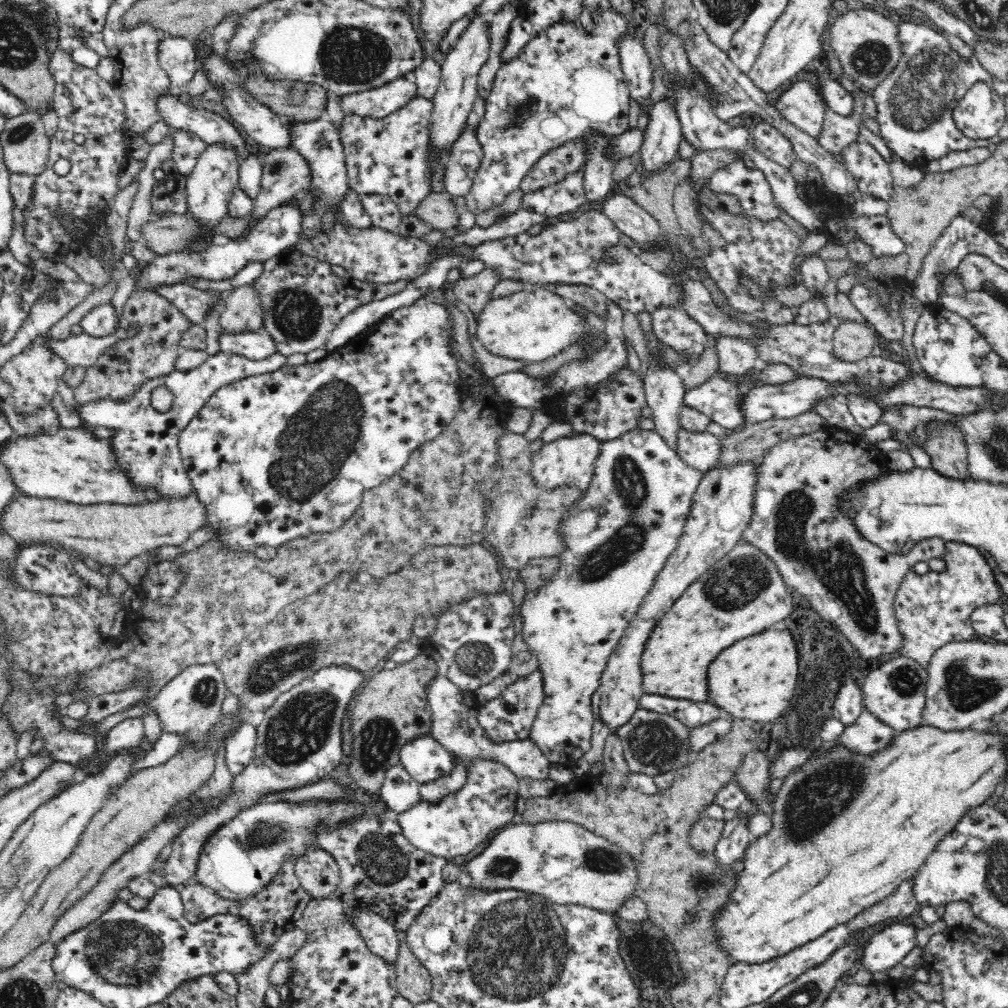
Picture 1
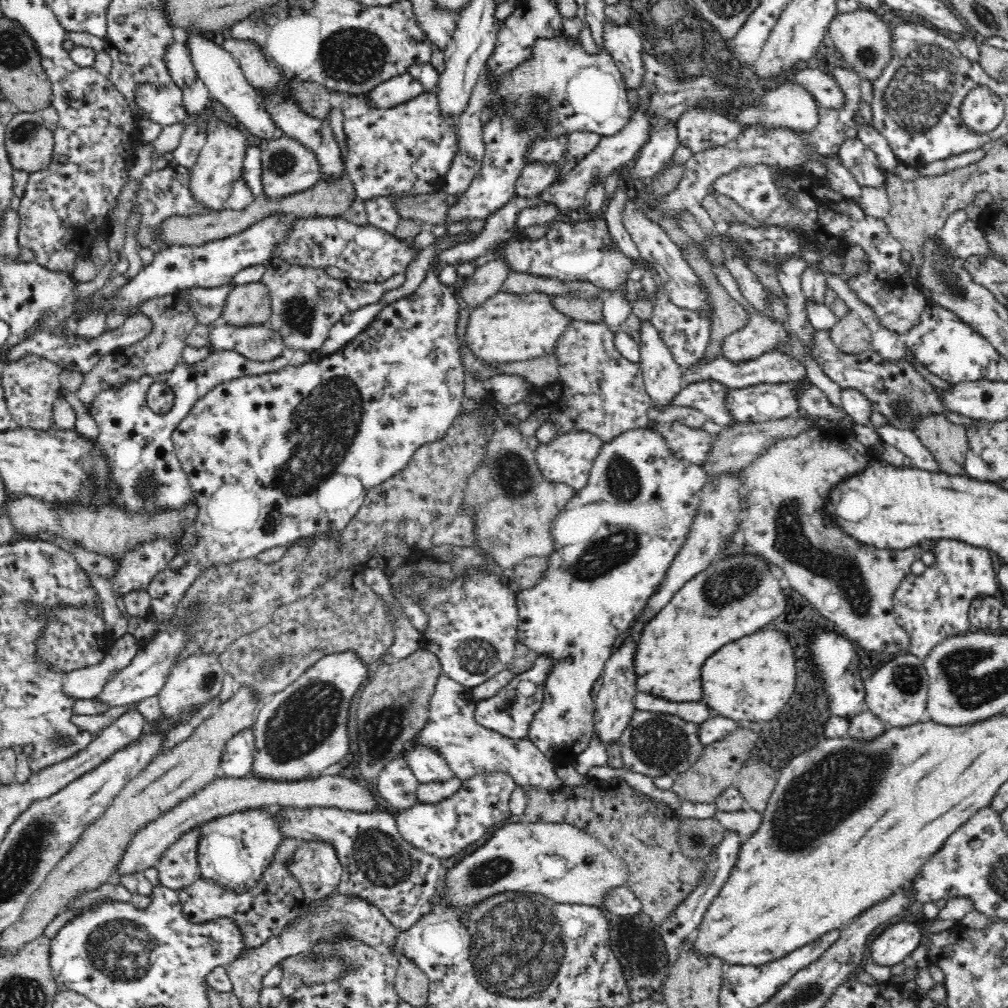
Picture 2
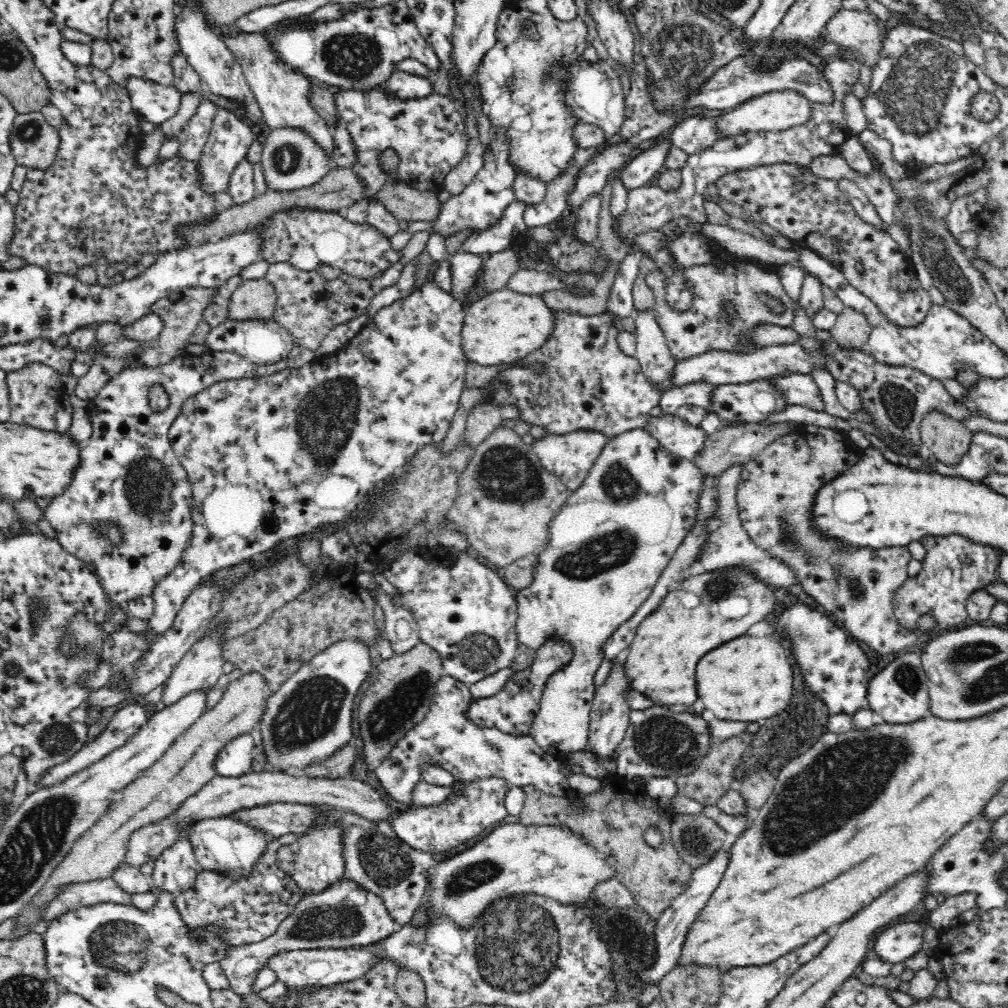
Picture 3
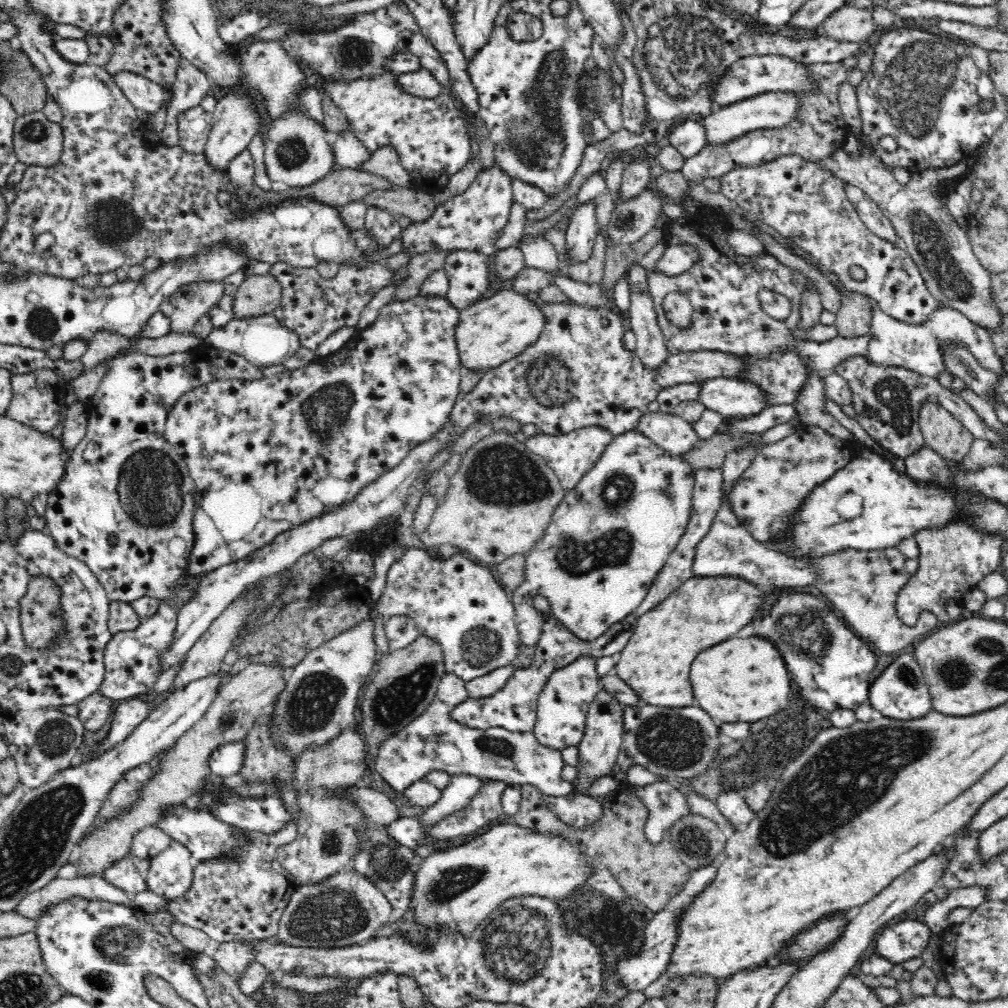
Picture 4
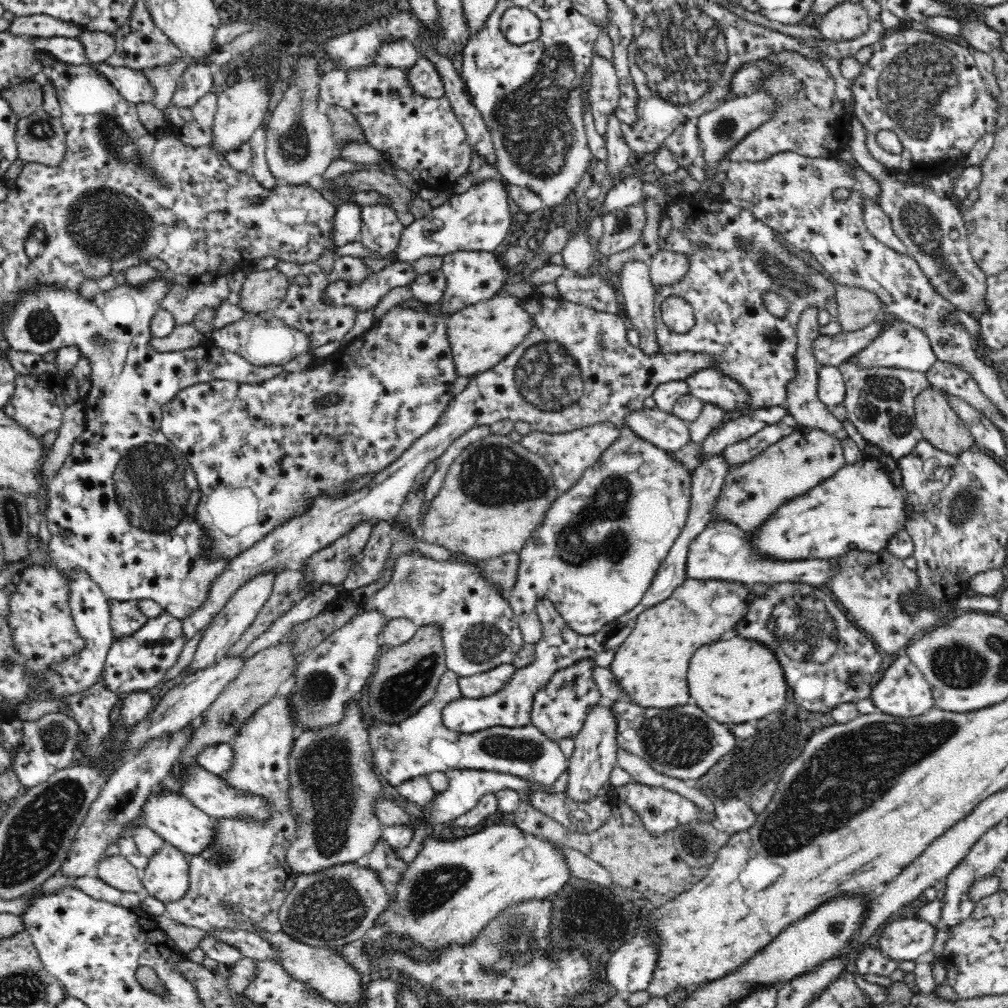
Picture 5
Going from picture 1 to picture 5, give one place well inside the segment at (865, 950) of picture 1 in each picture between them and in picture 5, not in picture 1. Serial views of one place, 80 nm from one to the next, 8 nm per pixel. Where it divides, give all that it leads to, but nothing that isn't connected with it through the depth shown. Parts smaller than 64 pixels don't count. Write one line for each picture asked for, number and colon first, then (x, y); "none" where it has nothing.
2: (898, 941)
3: (895, 944)
4: (904, 940)
5: (904, 939)

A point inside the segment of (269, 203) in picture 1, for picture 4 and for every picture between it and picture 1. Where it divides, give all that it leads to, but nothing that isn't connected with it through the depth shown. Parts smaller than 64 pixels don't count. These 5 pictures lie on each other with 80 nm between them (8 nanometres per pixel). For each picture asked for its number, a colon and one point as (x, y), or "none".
2: (287, 167)
3: (291, 160)
4: (296, 153)

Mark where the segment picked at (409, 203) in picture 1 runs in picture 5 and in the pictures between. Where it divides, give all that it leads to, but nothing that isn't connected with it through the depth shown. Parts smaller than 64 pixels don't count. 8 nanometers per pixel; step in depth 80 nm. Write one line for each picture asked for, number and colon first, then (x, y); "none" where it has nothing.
2: (406, 151)
3: (427, 134)
4: (432, 142)
5: (422, 135)

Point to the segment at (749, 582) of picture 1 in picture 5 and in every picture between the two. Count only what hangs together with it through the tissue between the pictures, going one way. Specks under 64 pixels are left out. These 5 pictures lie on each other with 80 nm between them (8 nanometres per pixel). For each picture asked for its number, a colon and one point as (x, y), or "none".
2: (736, 595)
3: (706, 610)
4: (704, 610)
5: (651, 666)

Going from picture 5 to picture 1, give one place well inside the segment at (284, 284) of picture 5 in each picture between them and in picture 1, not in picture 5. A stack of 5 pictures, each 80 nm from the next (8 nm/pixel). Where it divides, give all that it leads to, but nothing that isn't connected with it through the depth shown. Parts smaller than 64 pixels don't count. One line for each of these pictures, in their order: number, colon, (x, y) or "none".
1: (242, 313)
2: (247, 305)
3: (254, 299)
4: (258, 295)

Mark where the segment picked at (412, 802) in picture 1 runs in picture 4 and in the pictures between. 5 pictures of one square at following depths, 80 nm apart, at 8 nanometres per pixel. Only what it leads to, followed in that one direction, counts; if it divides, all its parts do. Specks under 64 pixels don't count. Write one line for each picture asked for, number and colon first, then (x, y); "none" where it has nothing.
2: (396, 784)
3: (447, 737)
4: (434, 741)

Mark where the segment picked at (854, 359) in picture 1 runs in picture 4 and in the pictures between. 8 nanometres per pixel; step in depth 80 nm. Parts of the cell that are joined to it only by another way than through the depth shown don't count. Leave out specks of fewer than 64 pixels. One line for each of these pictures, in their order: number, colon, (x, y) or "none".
2: (851, 335)
3: (852, 331)
4: (853, 319)

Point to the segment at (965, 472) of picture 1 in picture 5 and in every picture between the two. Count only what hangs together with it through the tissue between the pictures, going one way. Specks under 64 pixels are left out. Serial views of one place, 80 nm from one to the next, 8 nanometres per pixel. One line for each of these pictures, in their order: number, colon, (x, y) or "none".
2: (947, 442)
3: (946, 439)
4: (949, 438)
5: (939, 424)

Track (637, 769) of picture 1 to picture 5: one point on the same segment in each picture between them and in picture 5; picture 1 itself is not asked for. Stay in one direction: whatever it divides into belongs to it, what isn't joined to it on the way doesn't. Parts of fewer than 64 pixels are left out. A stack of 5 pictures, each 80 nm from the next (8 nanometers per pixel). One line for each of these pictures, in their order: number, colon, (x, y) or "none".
2: (655, 744)
3: (658, 742)
4: (678, 743)
5: (682, 742)

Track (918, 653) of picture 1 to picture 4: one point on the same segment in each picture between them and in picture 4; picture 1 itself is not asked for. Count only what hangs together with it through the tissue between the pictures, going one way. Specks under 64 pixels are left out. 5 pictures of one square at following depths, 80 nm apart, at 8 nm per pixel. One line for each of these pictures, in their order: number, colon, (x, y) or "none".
2: (931, 607)
3: (954, 568)
4: (952, 561)

